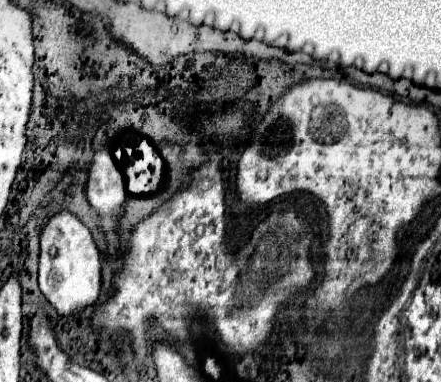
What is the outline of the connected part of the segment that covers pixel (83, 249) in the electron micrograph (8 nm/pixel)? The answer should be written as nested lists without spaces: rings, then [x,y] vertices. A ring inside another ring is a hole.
[[[61,211],[41,233],[39,289],[61,317],[73,317],[85,307],[93,307],[101,295],[101,253],[89,229],[69,211]]]

